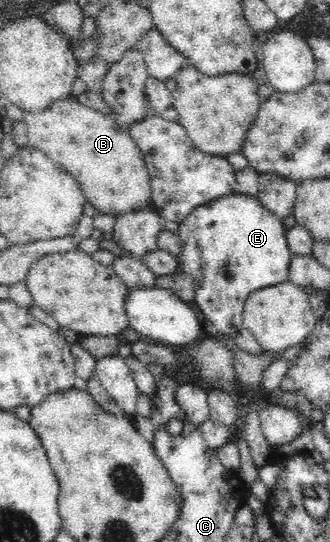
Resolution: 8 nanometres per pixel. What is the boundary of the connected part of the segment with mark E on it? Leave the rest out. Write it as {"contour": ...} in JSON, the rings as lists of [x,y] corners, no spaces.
{"contour":[[[234,192],[230,195],[223,195],[214,201],[209,201],[208,203],[202,204],[201,206],[195,207],[194,211],[188,214],[179,225],[178,235],[181,239],[181,252],[178,257],[180,272],[184,273],[186,276],[192,279],[192,285],[195,289],[194,301],[198,304],[202,312],[205,314],[206,319],[212,321],[212,324],[216,326],[216,329],[220,330],[220,335],[230,336],[230,338],[235,339],[235,335],[238,330],[243,327],[243,307],[245,301],[258,290],[265,289],[266,287],[276,286],[284,282],[289,282],[289,271],[290,269],[290,259],[294,255],[290,252],[288,248],[288,240],[286,239],[287,228],[284,226],[284,222],[278,216],[272,214],[264,207],[257,197],[252,195],[242,194],[242,192]]]}

